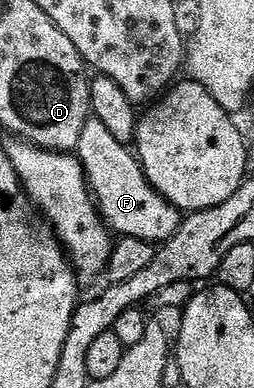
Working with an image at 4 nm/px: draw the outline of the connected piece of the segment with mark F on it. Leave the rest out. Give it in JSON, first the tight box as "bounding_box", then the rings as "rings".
{"bounding_box":[74,117,183,245],"rings":[[[93,117],[88,119],[74,151],[87,175],[100,216],[117,236],[161,245],[177,233],[183,221],[181,210],[176,209],[149,184],[139,158],[125,142],[116,140],[101,120]]]}

